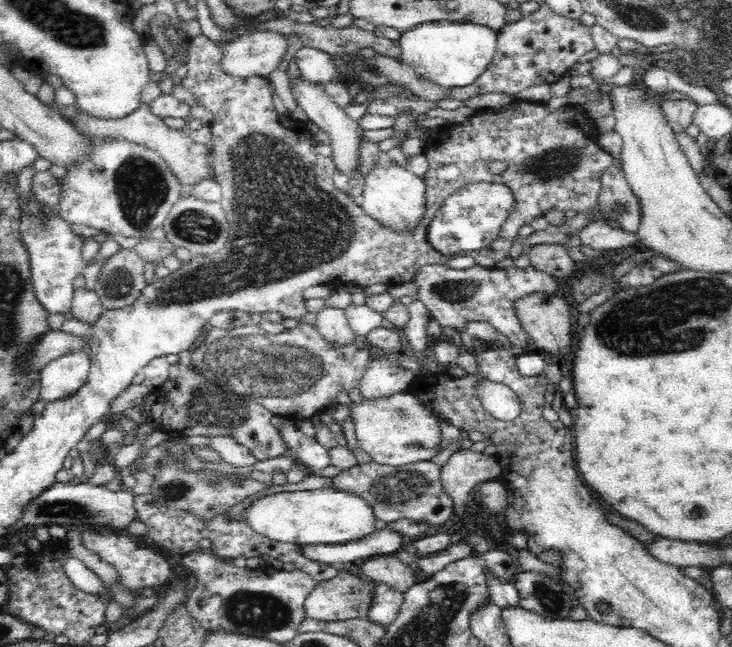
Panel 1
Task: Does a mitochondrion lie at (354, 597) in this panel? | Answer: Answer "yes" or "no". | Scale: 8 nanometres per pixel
yes

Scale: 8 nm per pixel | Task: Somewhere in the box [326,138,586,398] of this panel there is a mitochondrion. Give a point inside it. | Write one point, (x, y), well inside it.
(455, 292)

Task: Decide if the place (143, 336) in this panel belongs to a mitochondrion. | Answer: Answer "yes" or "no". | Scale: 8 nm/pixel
no

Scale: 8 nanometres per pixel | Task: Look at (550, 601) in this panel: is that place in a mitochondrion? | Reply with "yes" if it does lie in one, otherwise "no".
yes

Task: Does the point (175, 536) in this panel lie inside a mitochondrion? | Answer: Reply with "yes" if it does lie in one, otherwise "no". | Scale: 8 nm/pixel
no

